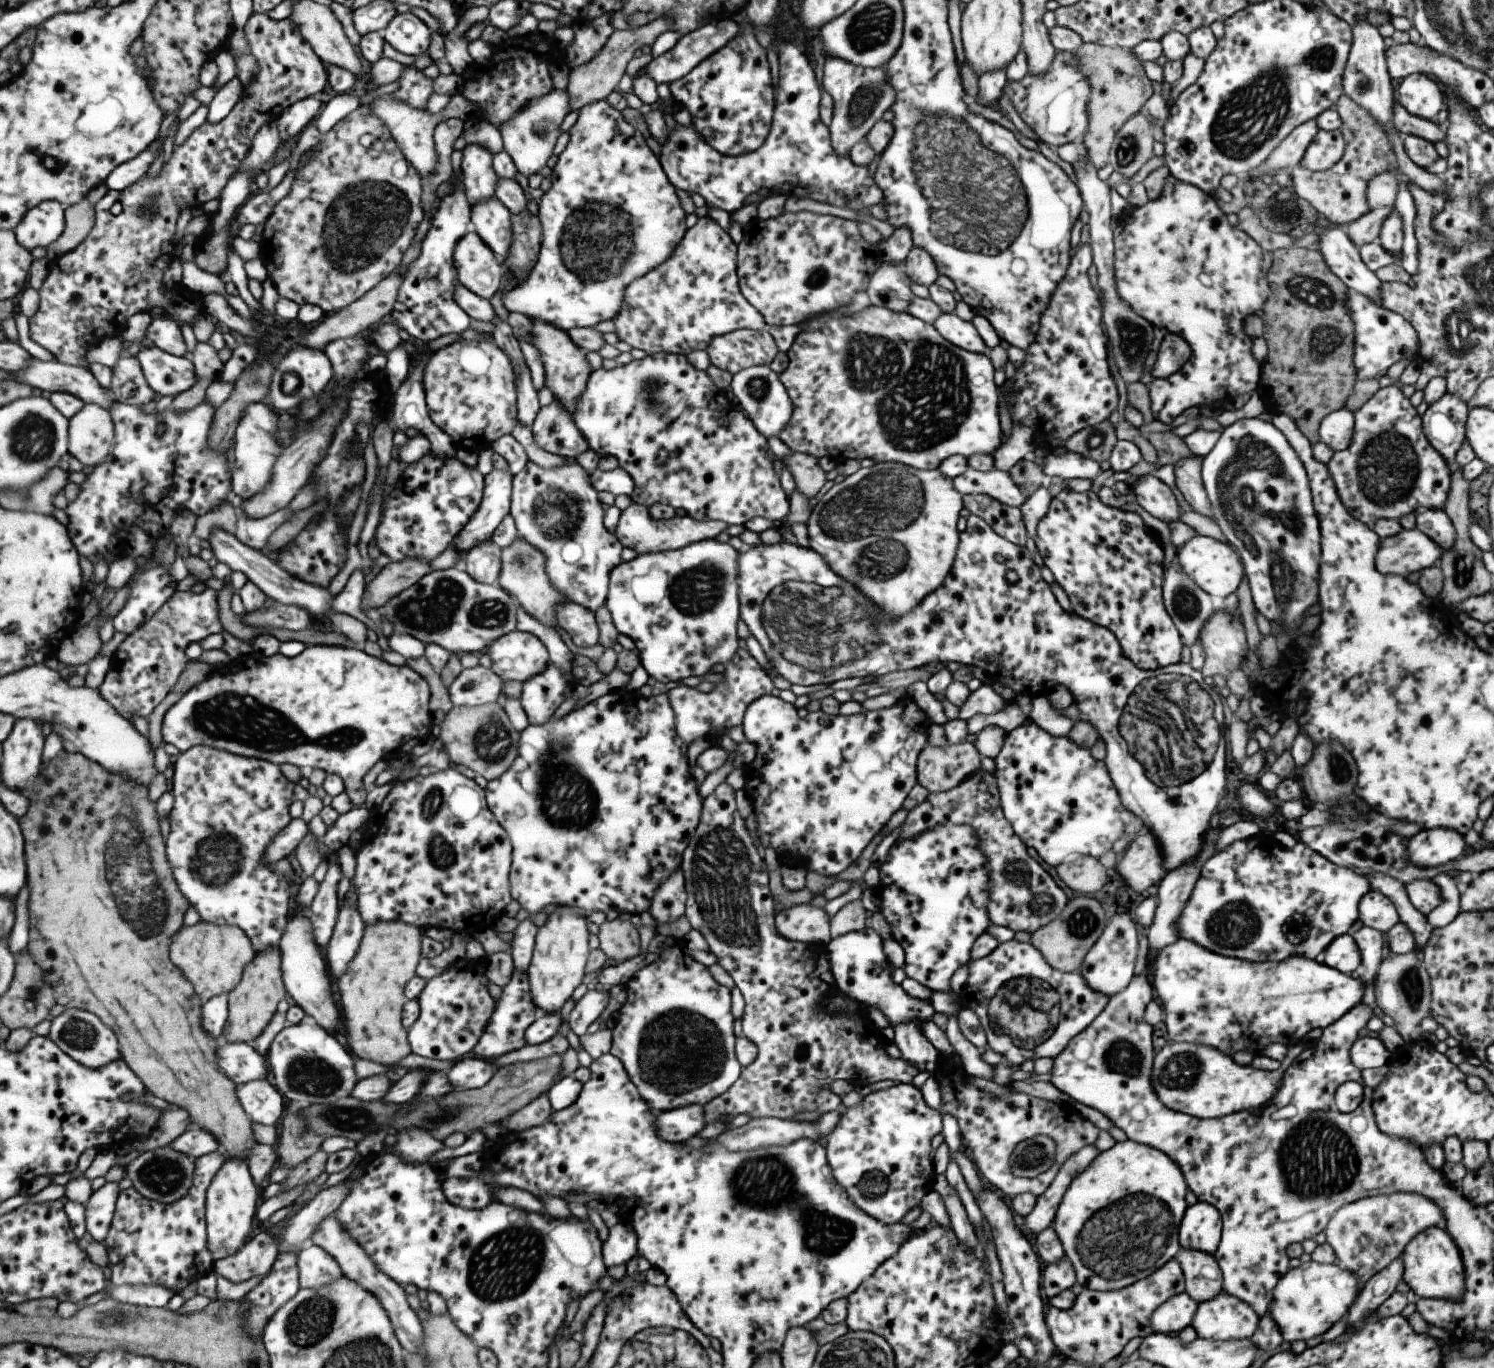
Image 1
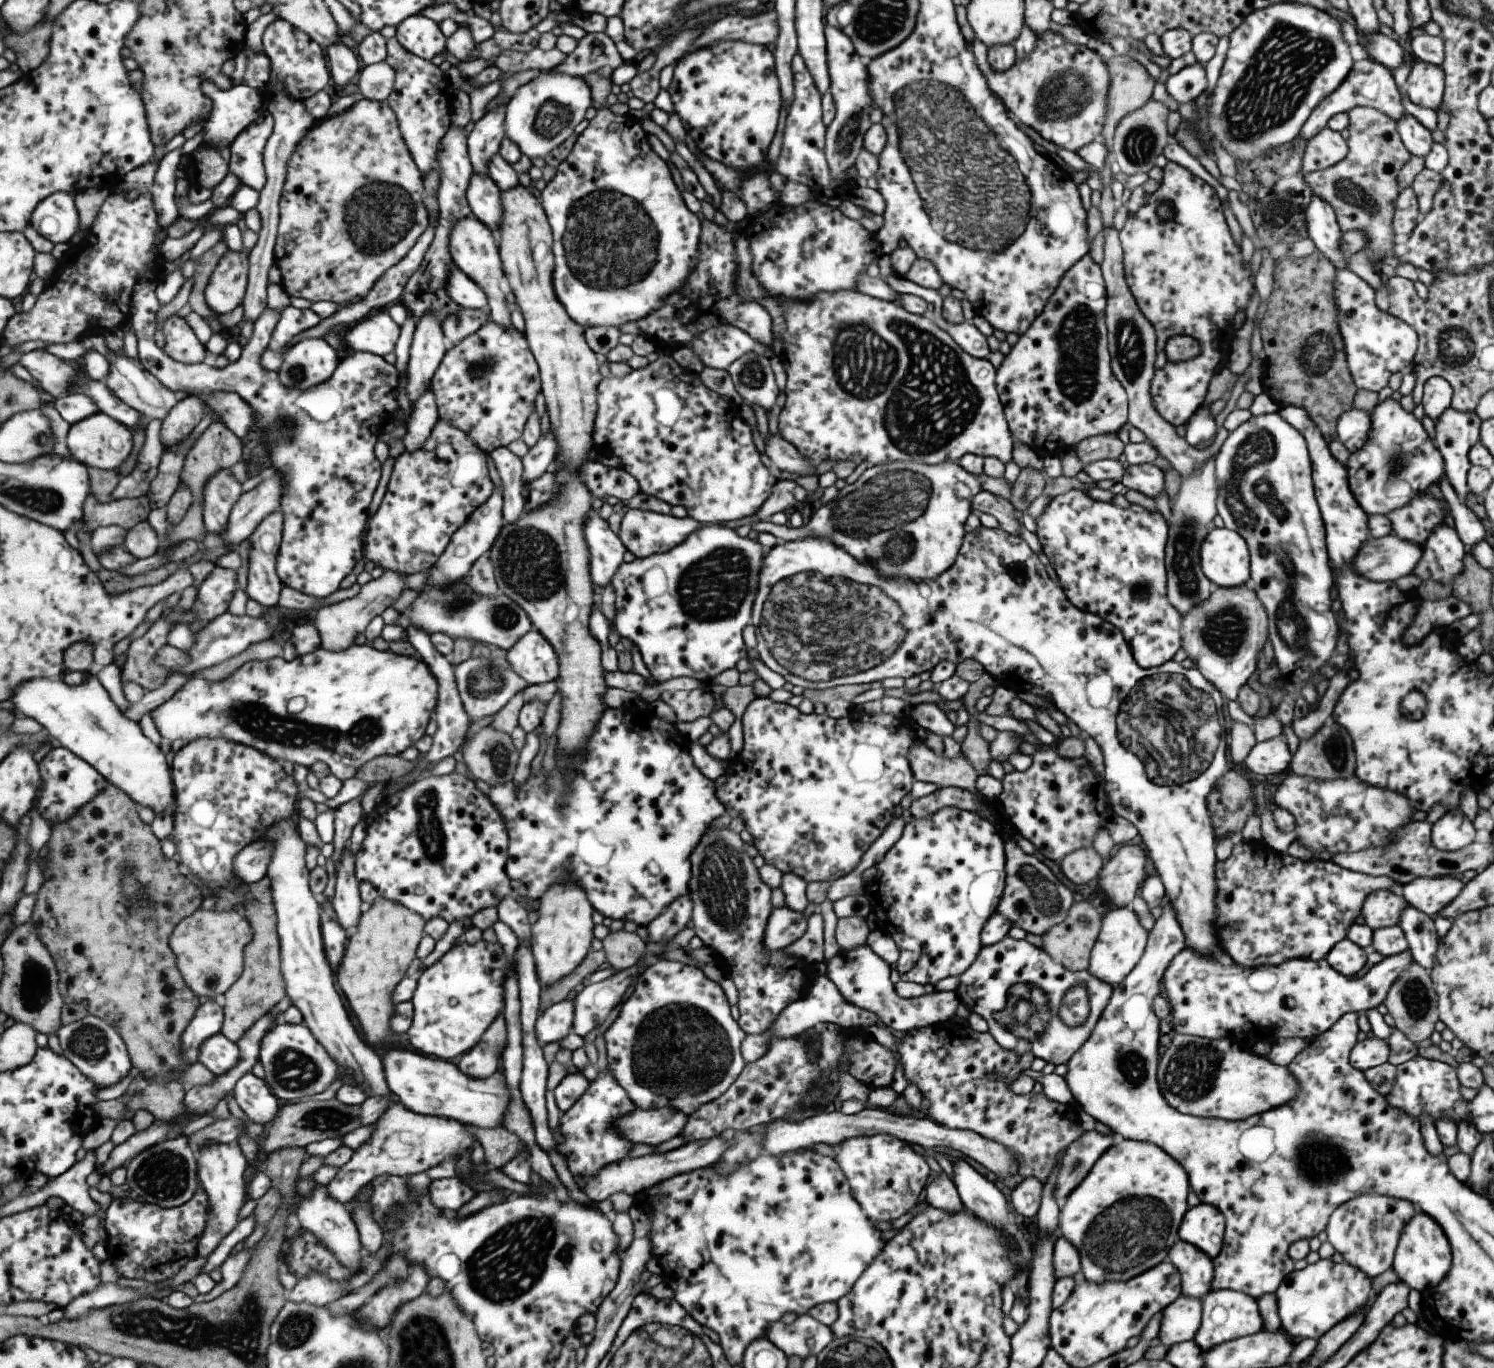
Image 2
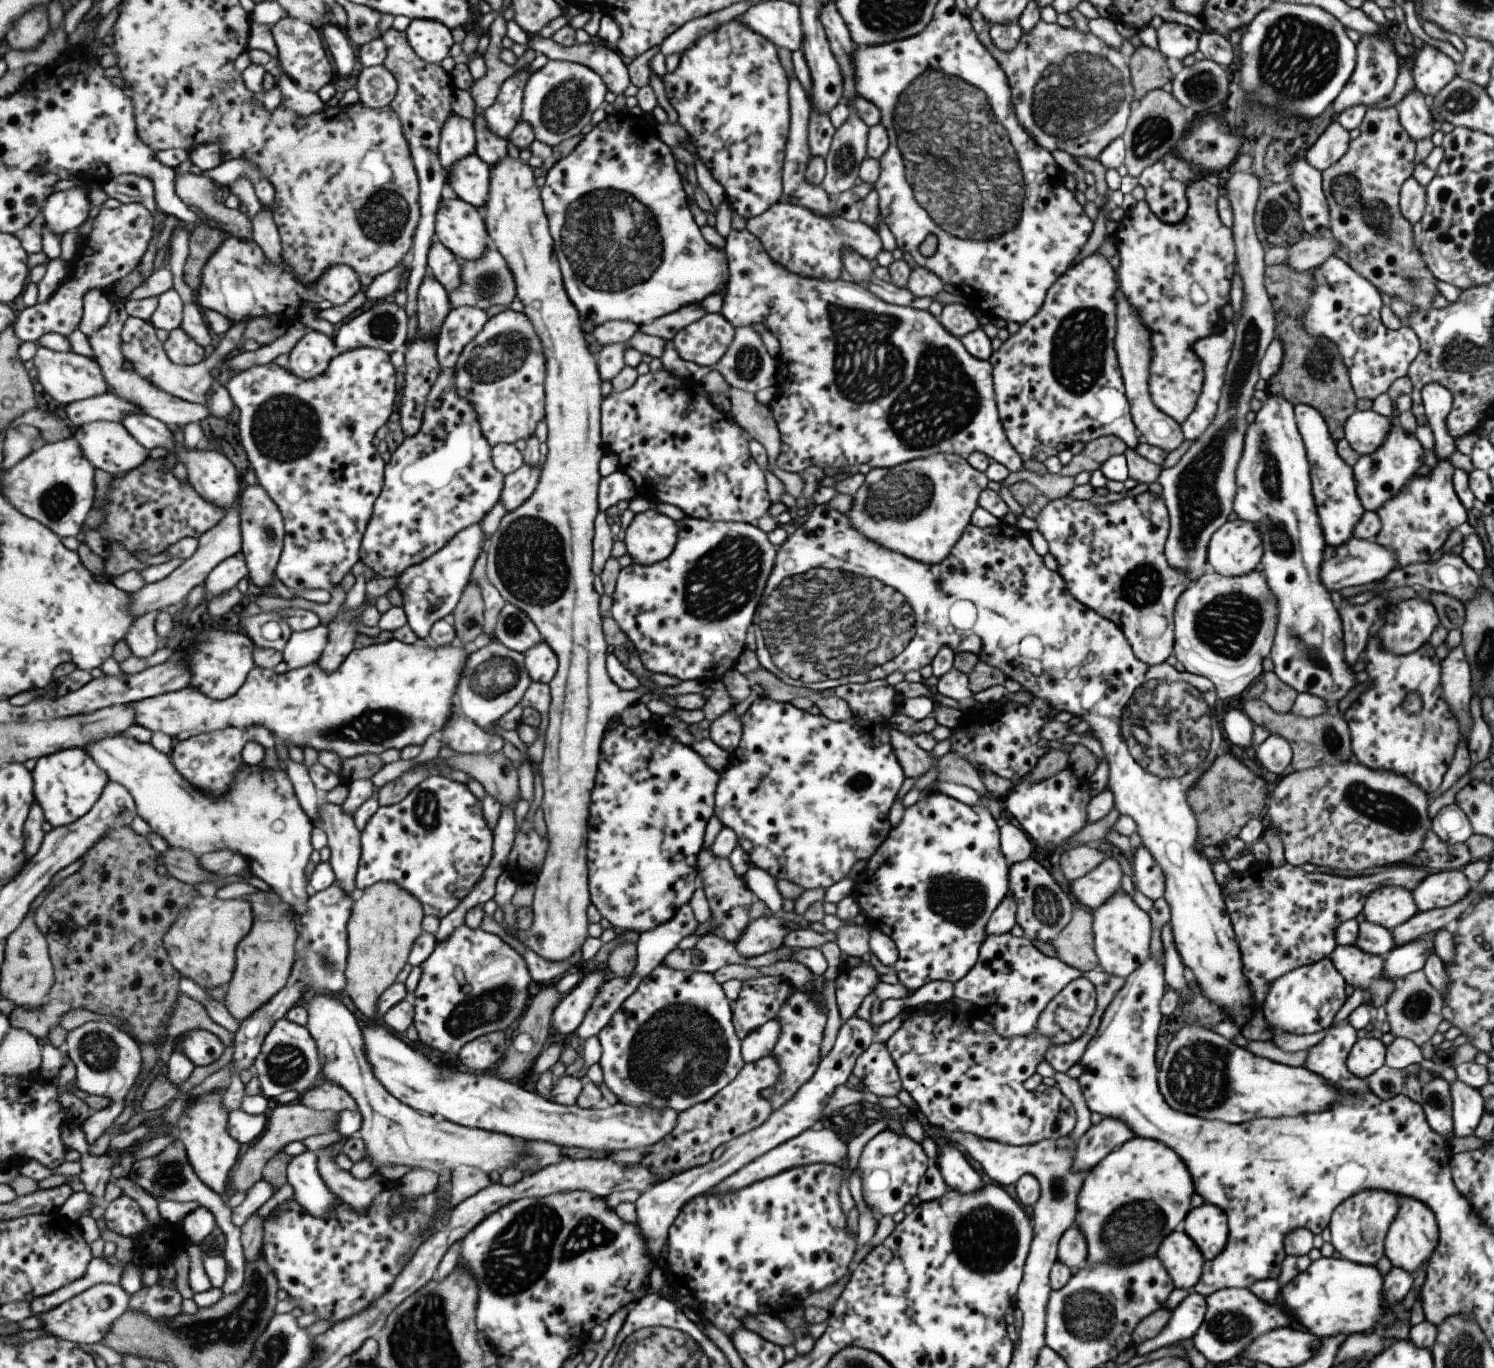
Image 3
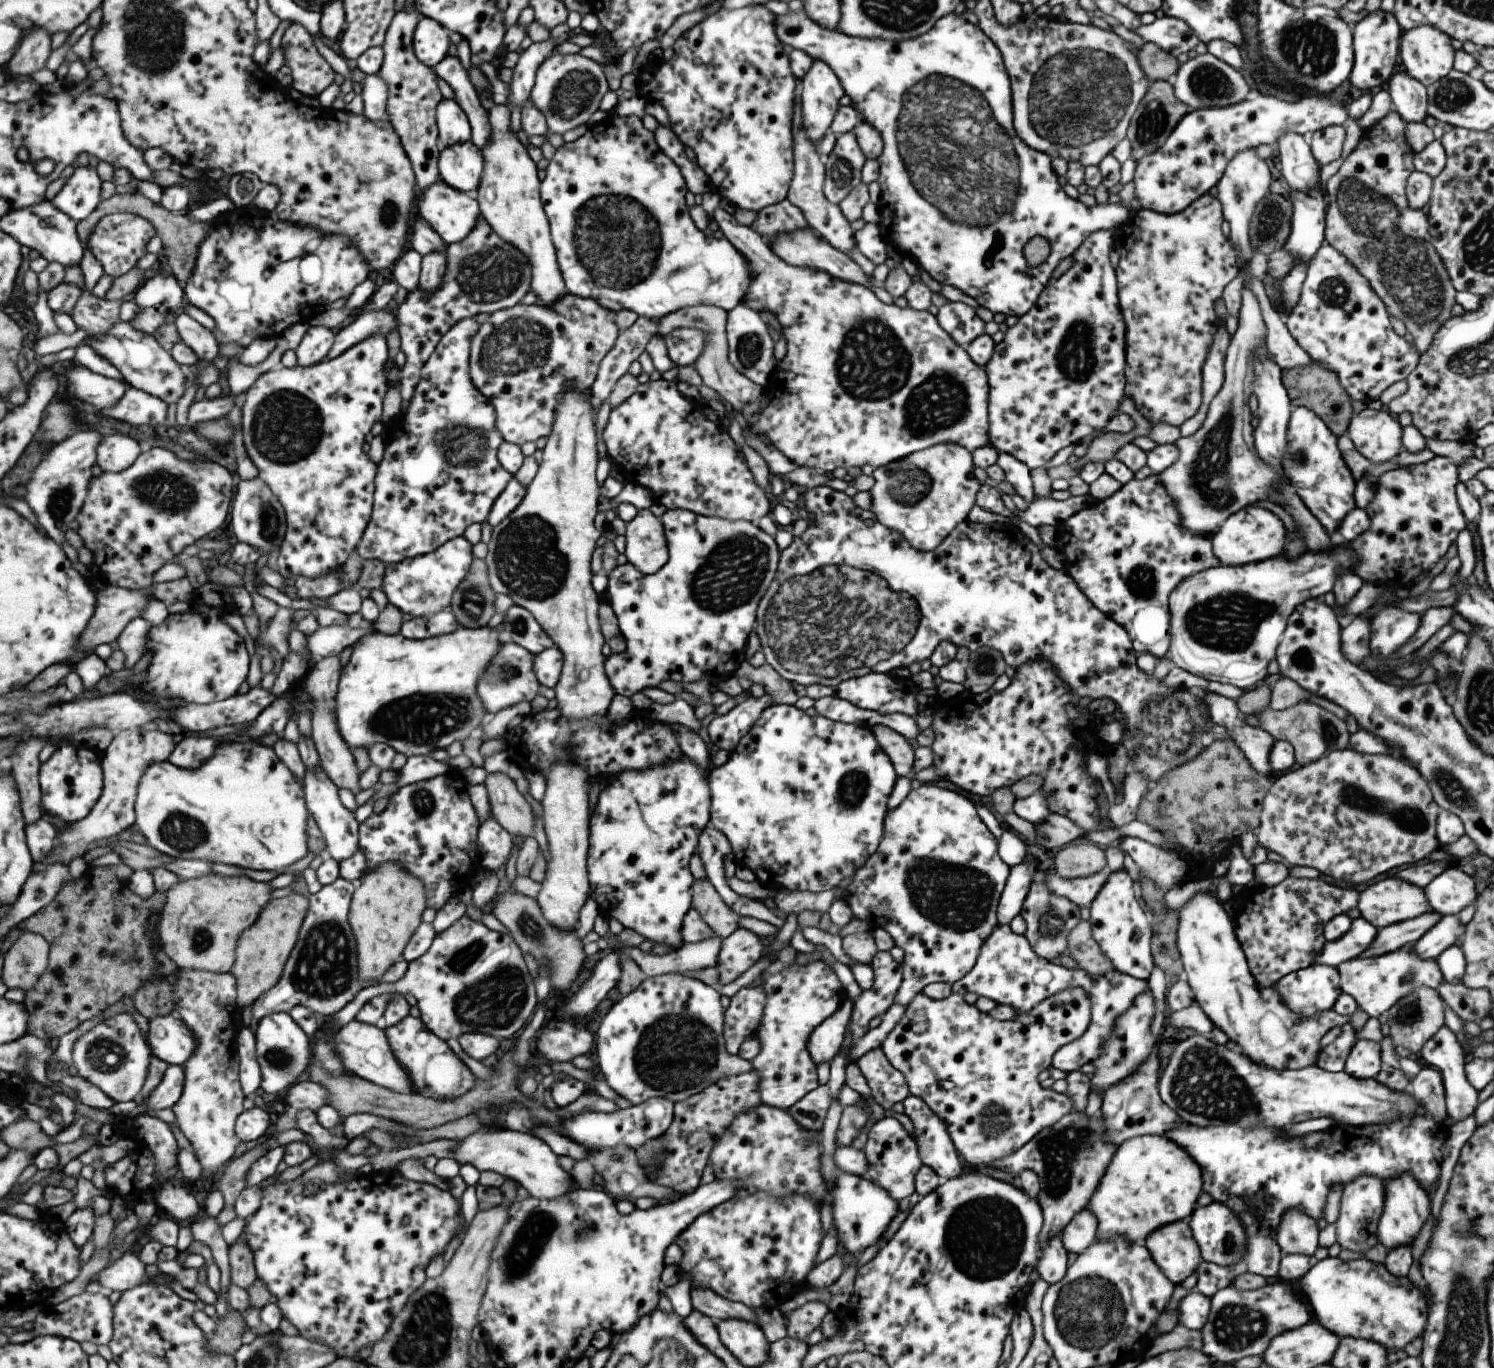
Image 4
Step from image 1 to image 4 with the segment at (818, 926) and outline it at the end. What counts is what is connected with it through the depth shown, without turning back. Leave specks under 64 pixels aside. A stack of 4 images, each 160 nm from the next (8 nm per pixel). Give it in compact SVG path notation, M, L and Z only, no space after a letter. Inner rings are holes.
M737 928L729 937L721 939L716 969L718 984L729 984L761 957L761 937L745 928Z

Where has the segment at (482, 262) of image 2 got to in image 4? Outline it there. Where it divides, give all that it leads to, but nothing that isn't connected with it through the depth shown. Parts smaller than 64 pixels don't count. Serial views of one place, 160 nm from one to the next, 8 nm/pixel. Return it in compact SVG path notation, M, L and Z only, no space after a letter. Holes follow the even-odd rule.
M440 179L433 182L425 192L419 193L419 197L423 202L421 202L418 217L427 220L431 230L447 246L457 244L467 238L471 230L475 228L475 222L480 219L478 204L474 200L474 195L453 190L451 186L447 186Z

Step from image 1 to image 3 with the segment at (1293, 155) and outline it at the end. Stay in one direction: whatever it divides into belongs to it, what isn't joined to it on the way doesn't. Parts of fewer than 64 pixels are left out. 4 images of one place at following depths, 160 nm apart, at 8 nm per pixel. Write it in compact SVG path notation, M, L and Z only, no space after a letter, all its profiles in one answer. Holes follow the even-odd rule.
M1387 35L1385 38L1379 36L1360 36L1359 42L1355 46L1355 69L1347 83L1341 88L1335 101L1331 104L1333 112L1341 113L1347 108L1362 105L1369 107L1381 102L1387 94L1394 88L1399 66L1394 52L1393 42Z

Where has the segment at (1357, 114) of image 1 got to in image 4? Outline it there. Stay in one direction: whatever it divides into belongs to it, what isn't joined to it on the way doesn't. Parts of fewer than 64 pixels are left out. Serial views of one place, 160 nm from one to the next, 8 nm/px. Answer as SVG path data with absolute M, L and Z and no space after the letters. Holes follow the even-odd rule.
M1394 112L1371 124L1353 150L1345 157L1337 172L1325 182L1324 241L1342 257L1347 258L1361 277L1367 280L1375 295L1385 304L1387 312L1403 323L1407 334L1413 339L1413 346L1419 355L1424 354L1431 344L1435 330L1452 318L1451 308L1456 304L1449 276L1443 268L1441 258L1435 254L1429 242L1429 224L1421 210L1409 208L1405 198L1407 178L1414 172L1411 151L1405 138L1406 124Z

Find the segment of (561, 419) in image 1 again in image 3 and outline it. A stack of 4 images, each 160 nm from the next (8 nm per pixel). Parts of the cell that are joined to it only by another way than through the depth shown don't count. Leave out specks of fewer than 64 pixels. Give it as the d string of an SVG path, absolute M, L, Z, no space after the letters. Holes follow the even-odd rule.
M522 464L516 472L504 476L499 502L507 512L518 508L533 493L539 476L539 468L541 468L540 464L537 466Z

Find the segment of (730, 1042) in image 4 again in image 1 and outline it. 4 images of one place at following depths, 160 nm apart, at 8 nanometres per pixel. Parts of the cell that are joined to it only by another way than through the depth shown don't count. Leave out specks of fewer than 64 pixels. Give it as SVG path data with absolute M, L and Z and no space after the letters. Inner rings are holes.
M725 782L720 783L702 800L698 825L681 853L679 866L686 890L685 918L691 929L696 929L705 939L716 963L731 976L739 989L744 1000L740 1016L741 1030L743 1036L756 1046L756 1057L752 1064L741 1069L737 1080L724 1093L702 1106L704 1124L729 1123L737 1114L747 1114L750 1119L793 1119L803 1112L835 1111L841 1102L829 1089L829 1084L837 1078L853 1087L879 1080L910 1084L918 1070L903 1059L891 1058L885 1052L885 1038L880 1029L872 1026L866 1014L839 1012L825 1015L822 1012L827 998L833 995L845 997L834 986L826 945L788 941L777 934L774 927L774 902L767 887L768 872L735 809L733 792Z

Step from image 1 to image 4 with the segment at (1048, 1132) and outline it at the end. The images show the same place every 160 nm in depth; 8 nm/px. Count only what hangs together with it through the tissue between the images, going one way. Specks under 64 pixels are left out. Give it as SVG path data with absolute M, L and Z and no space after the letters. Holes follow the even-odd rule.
M1071 986L1039 1002L1023 1018L997 1021L989 1013L981 1013L974 1005L966 1004L959 994L930 1000L919 993L913 996L880 1048L891 1067L903 1076L908 1095L921 1098L943 1124L957 1154L969 1166L987 1165L1019 1150L1041 1130L1056 1125L1071 1112L1072 1102L1066 1094L1041 1088L1037 1076L1050 1068L1051 1058L1059 1048L1085 1033L1090 1020L1089 999L1079 986Z

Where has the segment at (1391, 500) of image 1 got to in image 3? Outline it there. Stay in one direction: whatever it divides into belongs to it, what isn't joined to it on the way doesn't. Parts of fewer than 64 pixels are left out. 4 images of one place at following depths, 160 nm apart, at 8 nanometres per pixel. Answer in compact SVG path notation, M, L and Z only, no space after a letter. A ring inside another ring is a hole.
M1389 422L1385 442L1381 442L1381 446L1373 450L1372 454L1359 455L1357 462L1351 466L1356 496L1363 510L1375 512L1381 504L1393 498L1403 486L1407 486L1409 480L1417 476L1415 471L1418 466L1423 464L1421 461L1423 452L1425 452L1423 446L1413 434L1407 434L1397 424Z

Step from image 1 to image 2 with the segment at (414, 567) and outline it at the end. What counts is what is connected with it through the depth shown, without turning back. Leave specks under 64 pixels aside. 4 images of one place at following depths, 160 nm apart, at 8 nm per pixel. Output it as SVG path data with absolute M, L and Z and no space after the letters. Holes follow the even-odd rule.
M385 571L377 580L370 580L362 586L361 593L353 599L346 599L337 604L319 607L315 617L315 626L322 638L322 648L325 650L348 650L357 640L357 634L365 633L369 624L379 617L387 608L391 608L407 589L405 578L407 574Z

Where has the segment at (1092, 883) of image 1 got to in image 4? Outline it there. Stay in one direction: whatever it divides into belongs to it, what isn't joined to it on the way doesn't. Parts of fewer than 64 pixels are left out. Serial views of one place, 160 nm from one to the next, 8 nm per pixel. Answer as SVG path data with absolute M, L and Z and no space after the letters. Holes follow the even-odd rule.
M1089 842L1069 844L1061 848L1053 860L1056 876L1063 879L1090 876L1106 868L1104 848Z

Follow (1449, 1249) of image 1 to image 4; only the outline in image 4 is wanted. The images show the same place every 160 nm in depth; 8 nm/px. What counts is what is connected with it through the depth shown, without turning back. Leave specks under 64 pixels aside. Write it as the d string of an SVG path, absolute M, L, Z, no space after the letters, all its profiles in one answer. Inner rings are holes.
M1399 1174L1397 1178L1385 1182L1384 1188L1383 1212L1377 1222L1378 1242L1387 1251L1397 1250L1399 1246L1411 1246L1429 1215L1430 1204L1427 1193L1409 1174Z

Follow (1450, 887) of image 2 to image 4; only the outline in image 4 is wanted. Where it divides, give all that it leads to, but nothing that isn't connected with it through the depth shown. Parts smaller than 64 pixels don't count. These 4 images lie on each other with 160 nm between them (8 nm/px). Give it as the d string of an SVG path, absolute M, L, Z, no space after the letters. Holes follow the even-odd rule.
M1458 863L1446 865L1422 890L1431 910L1441 915L1457 915L1465 906L1473 904L1477 896L1474 879L1461 872Z

